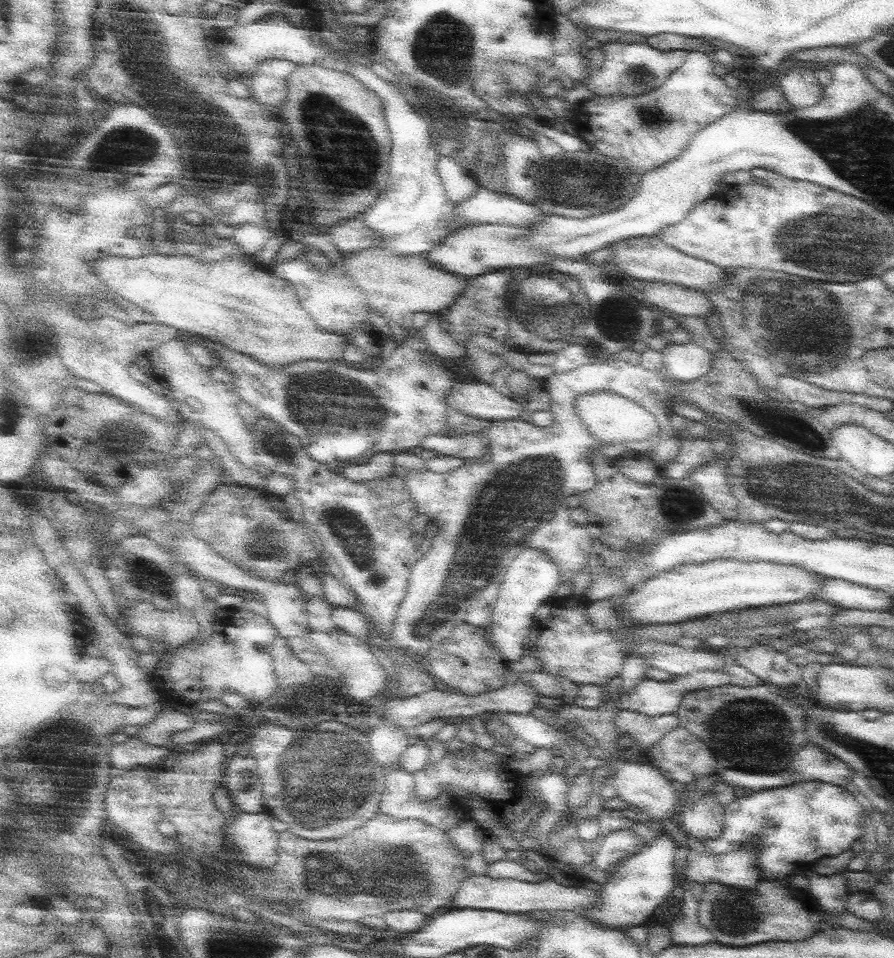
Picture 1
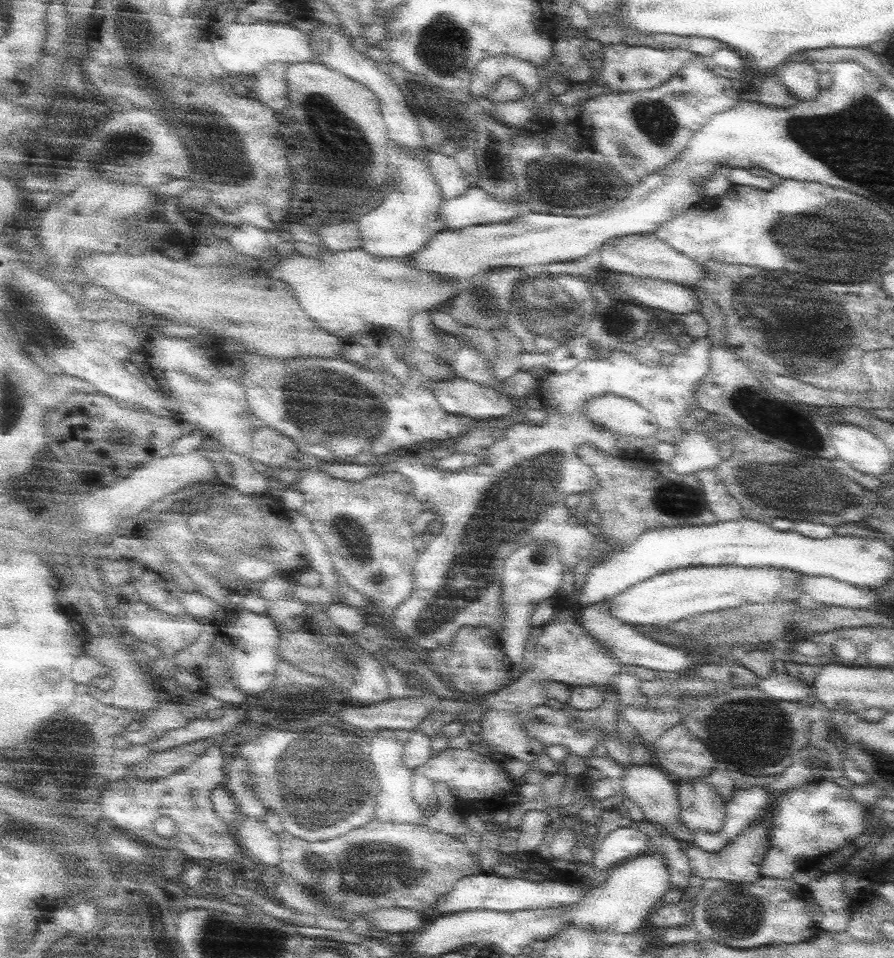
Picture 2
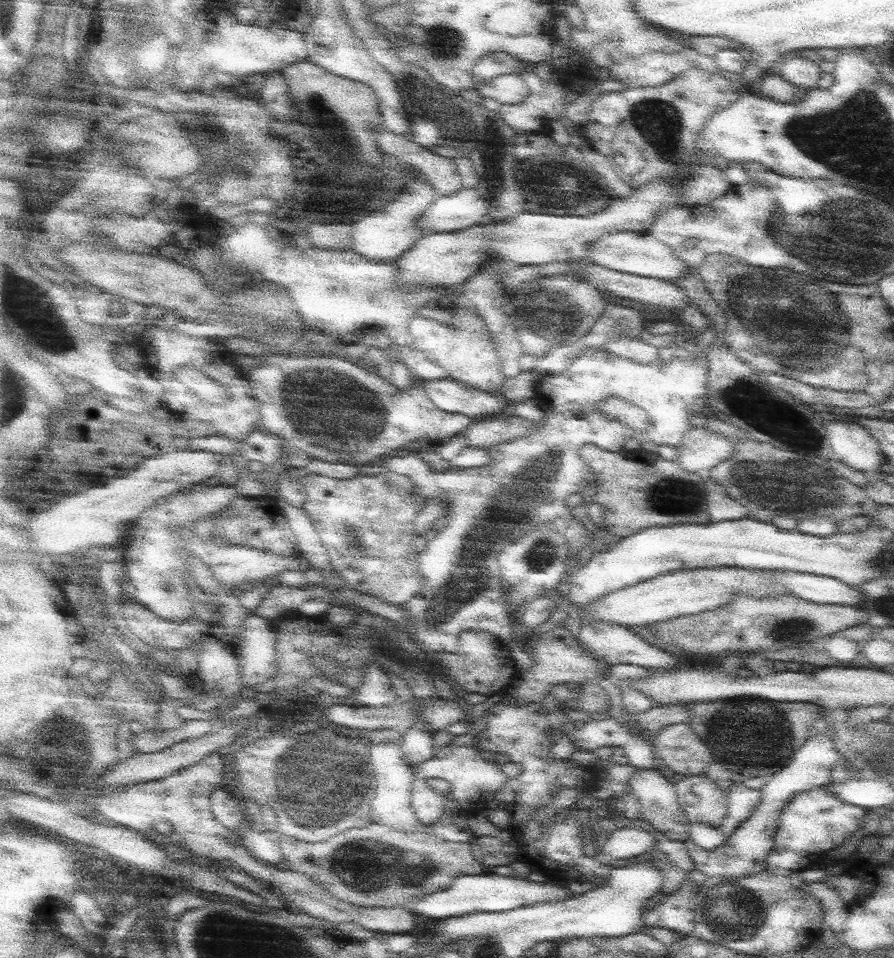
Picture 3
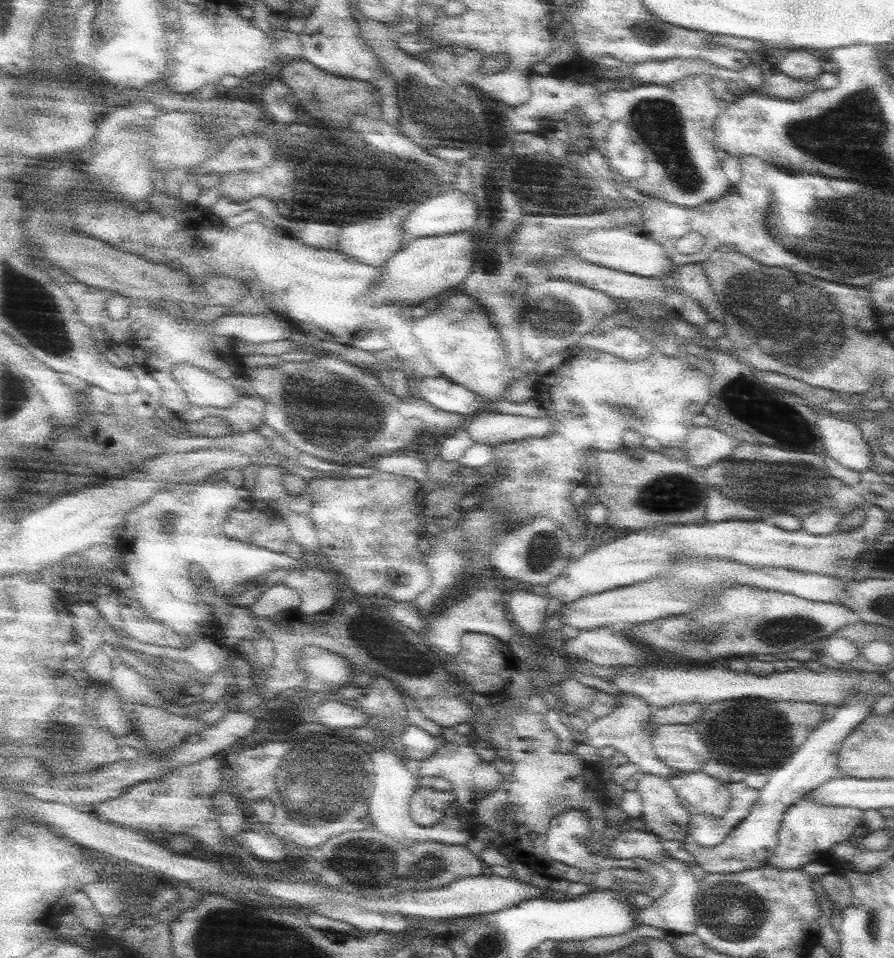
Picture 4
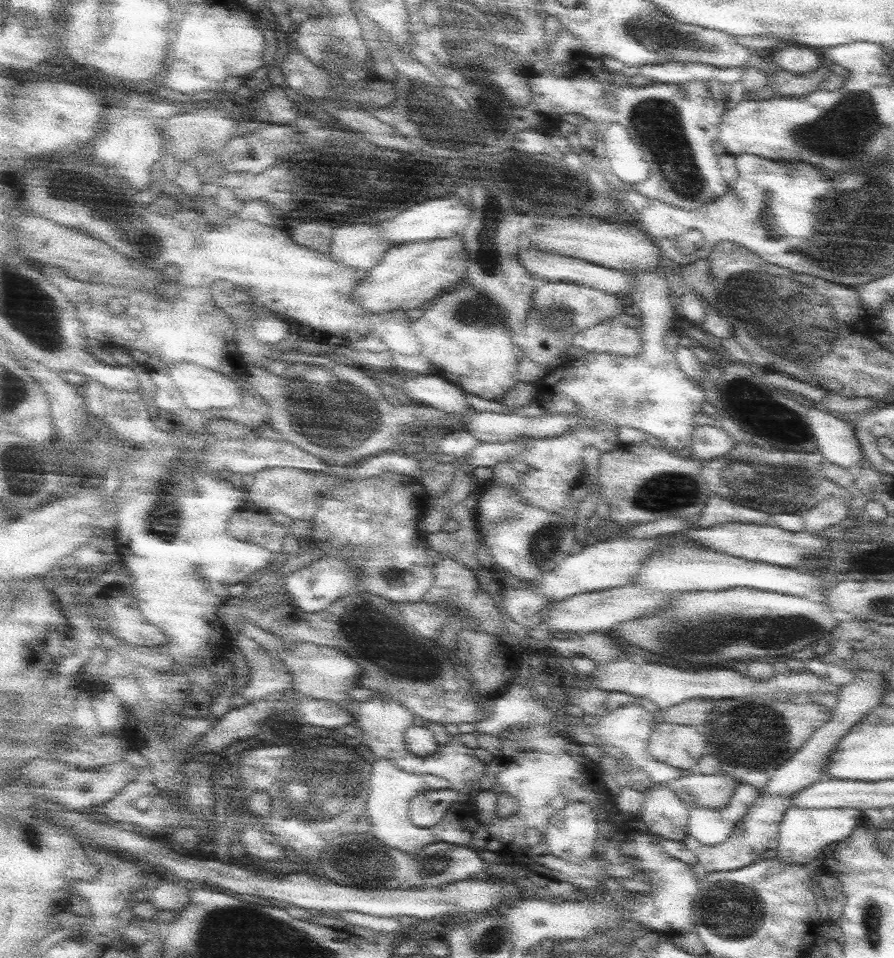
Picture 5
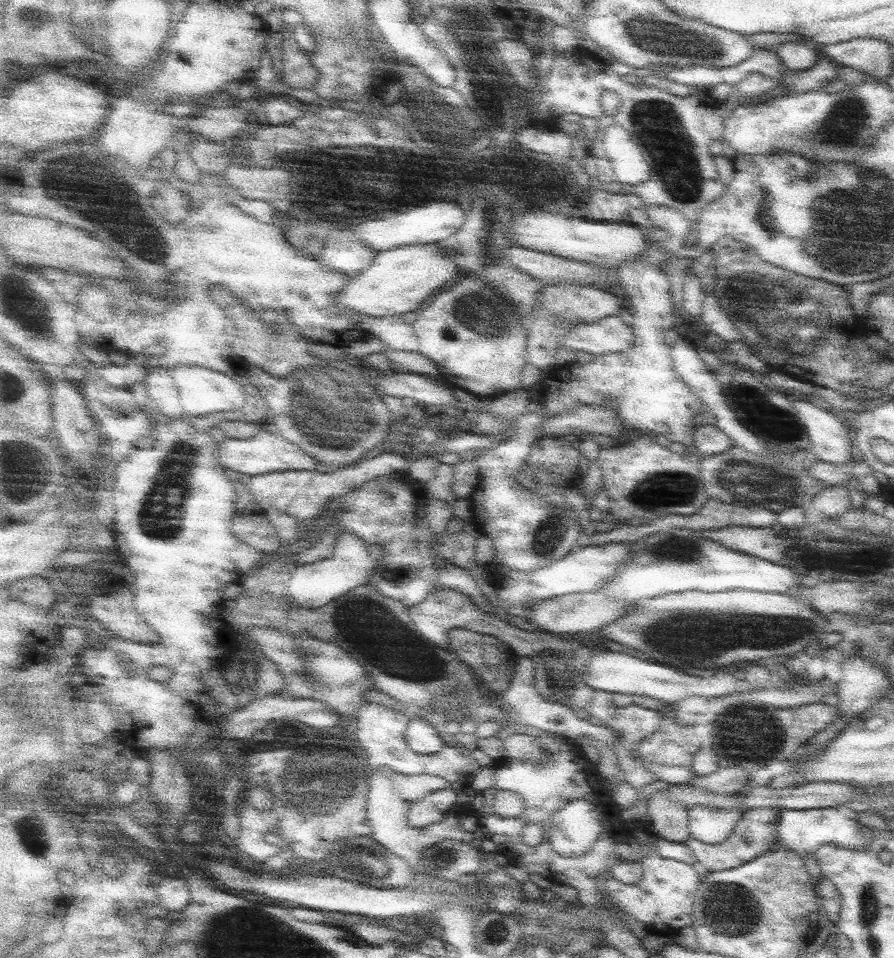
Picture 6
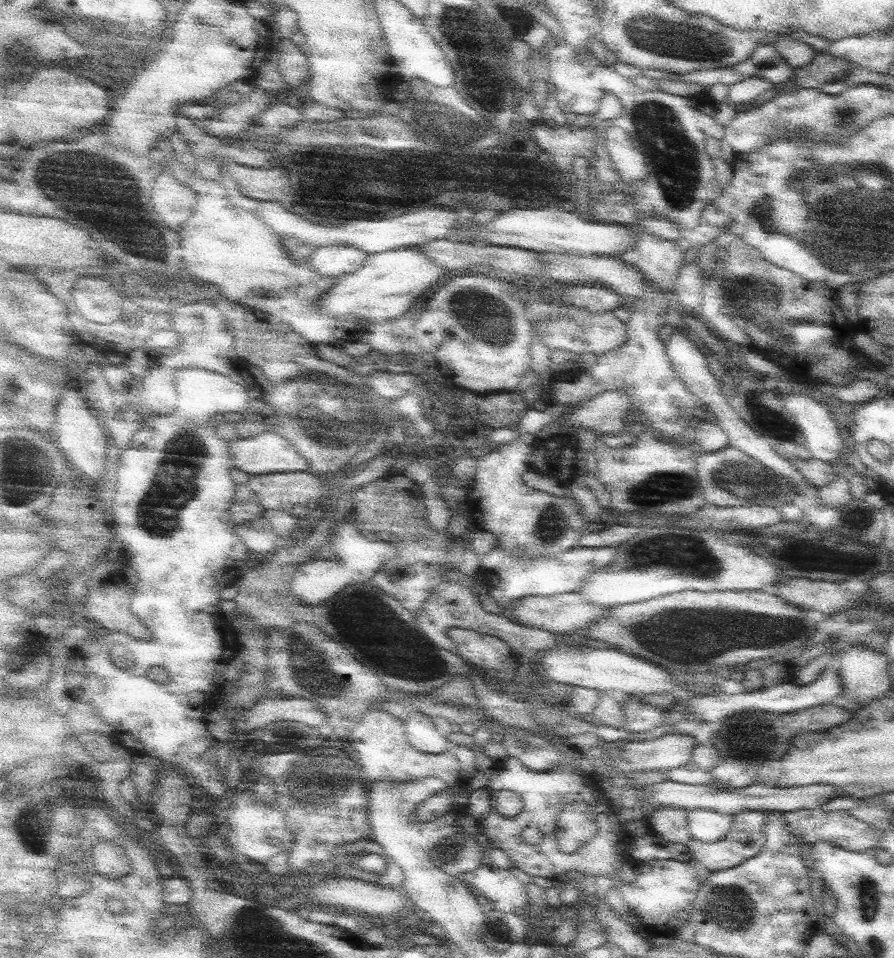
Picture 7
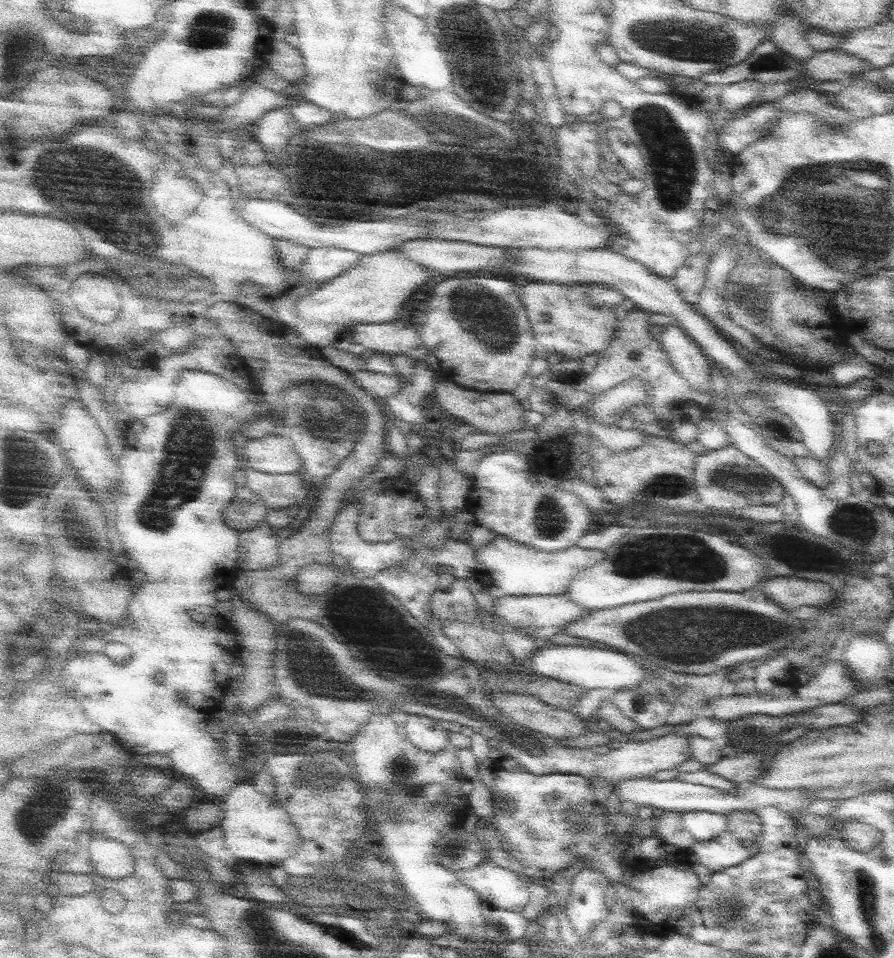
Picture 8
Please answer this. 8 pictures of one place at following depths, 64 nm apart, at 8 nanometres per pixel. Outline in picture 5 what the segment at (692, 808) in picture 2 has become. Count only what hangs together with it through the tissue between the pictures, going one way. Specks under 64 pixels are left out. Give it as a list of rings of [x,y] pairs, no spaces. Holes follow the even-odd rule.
[[[689,772],[678,780],[669,781],[668,786],[685,802],[694,799],[694,807],[718,810],[728,805],[740,783],[728,773],[703,775]]]

